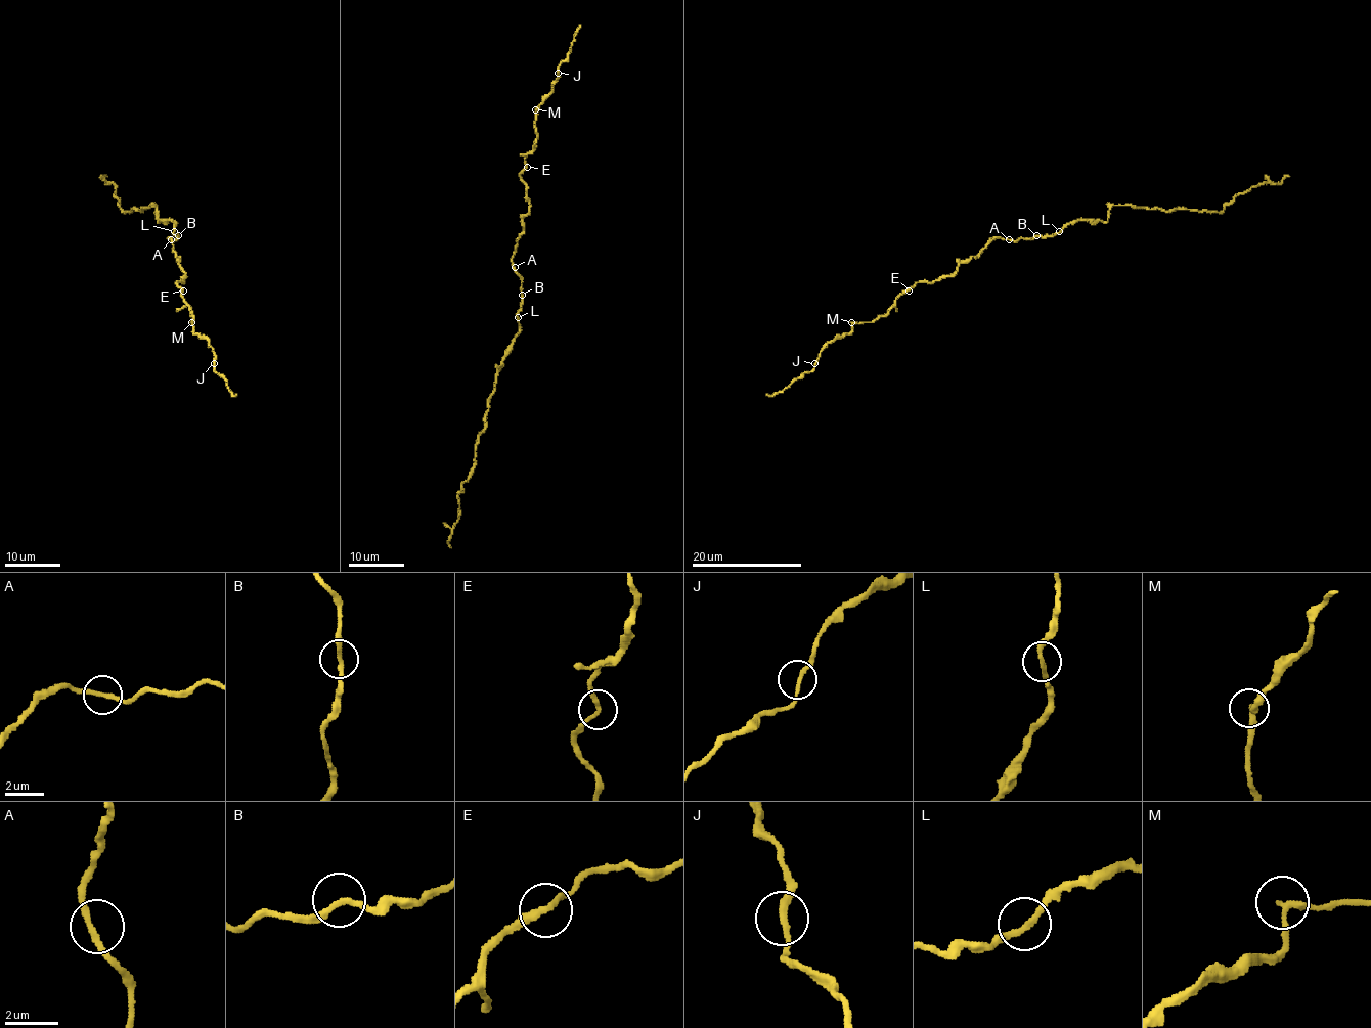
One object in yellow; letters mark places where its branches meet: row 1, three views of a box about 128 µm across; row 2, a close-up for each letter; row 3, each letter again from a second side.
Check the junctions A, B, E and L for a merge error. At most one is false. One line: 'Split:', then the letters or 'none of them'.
Split: none of them

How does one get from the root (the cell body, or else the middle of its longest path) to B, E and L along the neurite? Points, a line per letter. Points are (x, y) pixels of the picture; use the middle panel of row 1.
B: (514, 267), (522, 280), (522, 295)
E: (514, 267), (512, 257), (523, 231), (523, 217), (530, 210), (527, 185), (520, 176), (527, 166)
L: (514, 267), (522, 280), (522, 309), (518, 317)

